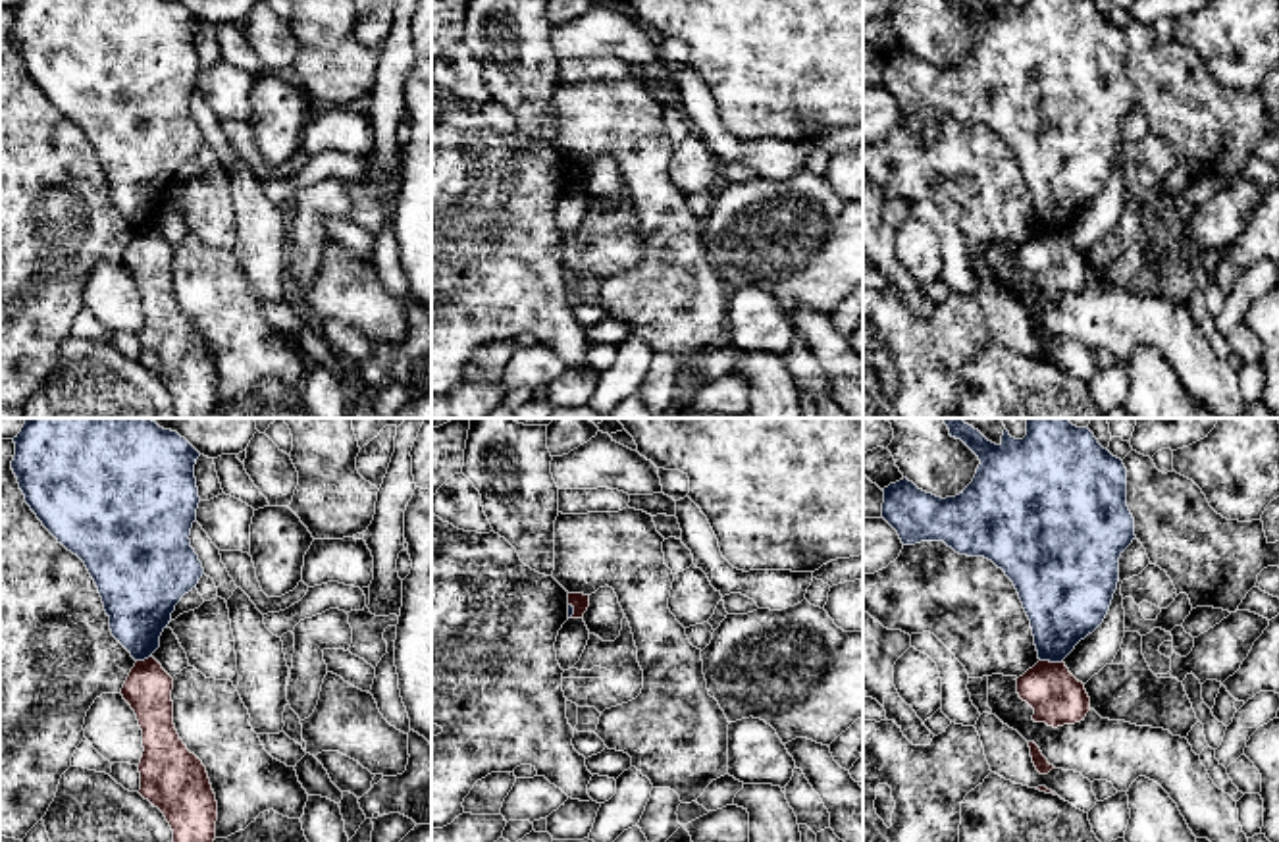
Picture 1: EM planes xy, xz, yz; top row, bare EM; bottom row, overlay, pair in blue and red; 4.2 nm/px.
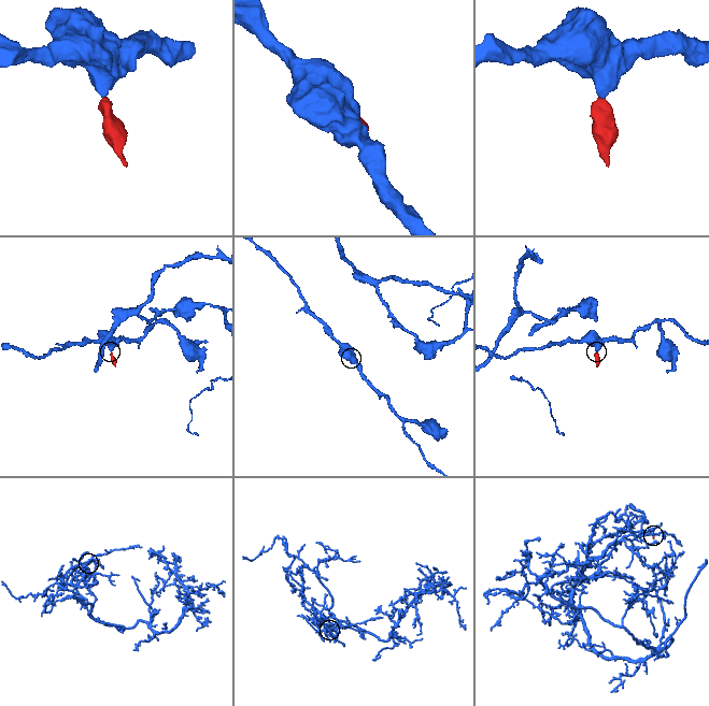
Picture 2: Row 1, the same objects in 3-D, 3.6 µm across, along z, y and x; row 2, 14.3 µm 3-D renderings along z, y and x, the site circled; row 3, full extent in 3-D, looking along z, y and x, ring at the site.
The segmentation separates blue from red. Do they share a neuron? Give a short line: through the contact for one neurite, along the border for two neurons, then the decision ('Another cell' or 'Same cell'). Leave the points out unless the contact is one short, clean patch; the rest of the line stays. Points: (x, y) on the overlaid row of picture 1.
Line: yz (1041, 659), (1062, 661). Another cell

